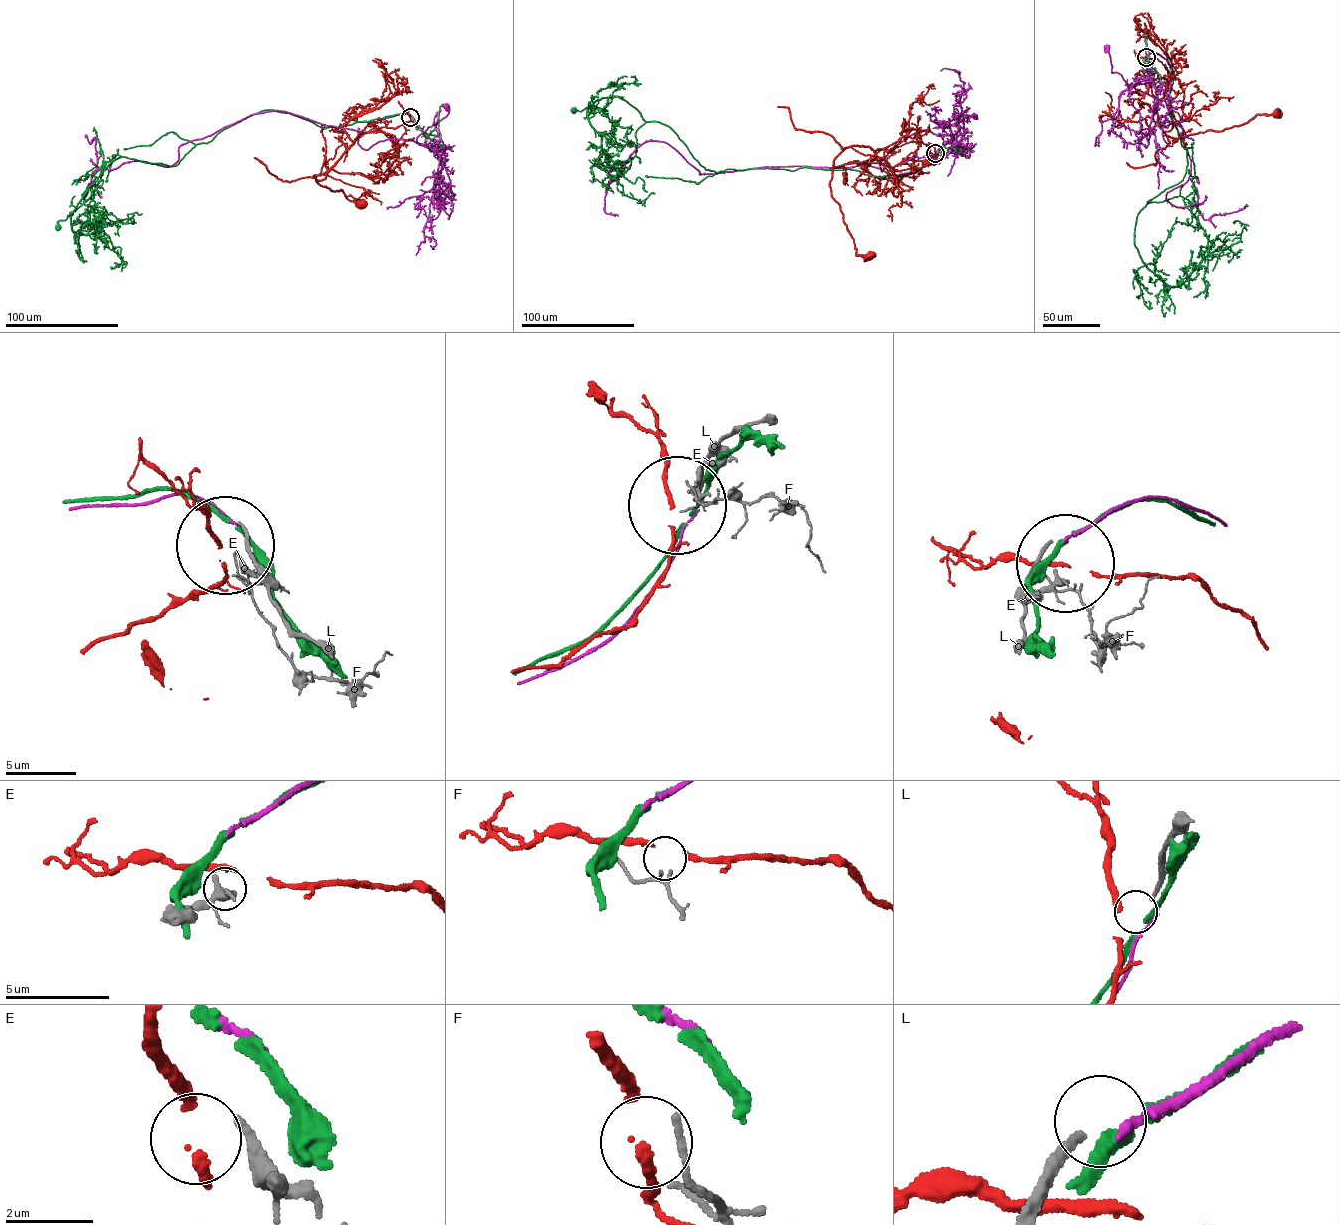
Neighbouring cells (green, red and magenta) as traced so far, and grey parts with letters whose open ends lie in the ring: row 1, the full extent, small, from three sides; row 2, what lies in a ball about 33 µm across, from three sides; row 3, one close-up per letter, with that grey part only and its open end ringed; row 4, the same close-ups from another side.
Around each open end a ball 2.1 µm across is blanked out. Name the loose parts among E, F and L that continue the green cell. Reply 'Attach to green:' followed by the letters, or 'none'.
Attach to green: none

